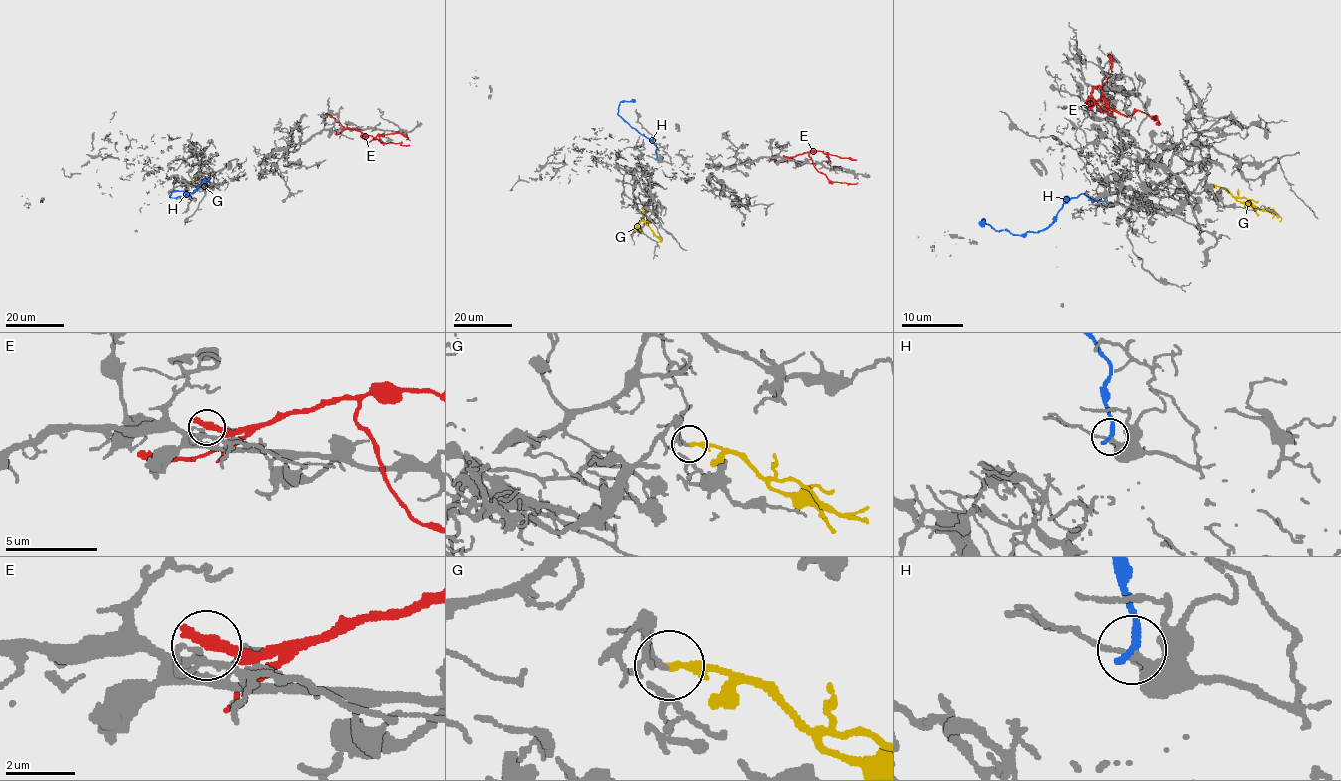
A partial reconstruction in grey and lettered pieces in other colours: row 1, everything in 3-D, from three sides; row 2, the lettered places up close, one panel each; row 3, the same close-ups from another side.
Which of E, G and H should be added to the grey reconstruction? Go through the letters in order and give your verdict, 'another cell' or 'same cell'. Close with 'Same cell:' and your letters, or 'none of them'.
E: another cell
G: same cell
H: another cell
Same cell: G

